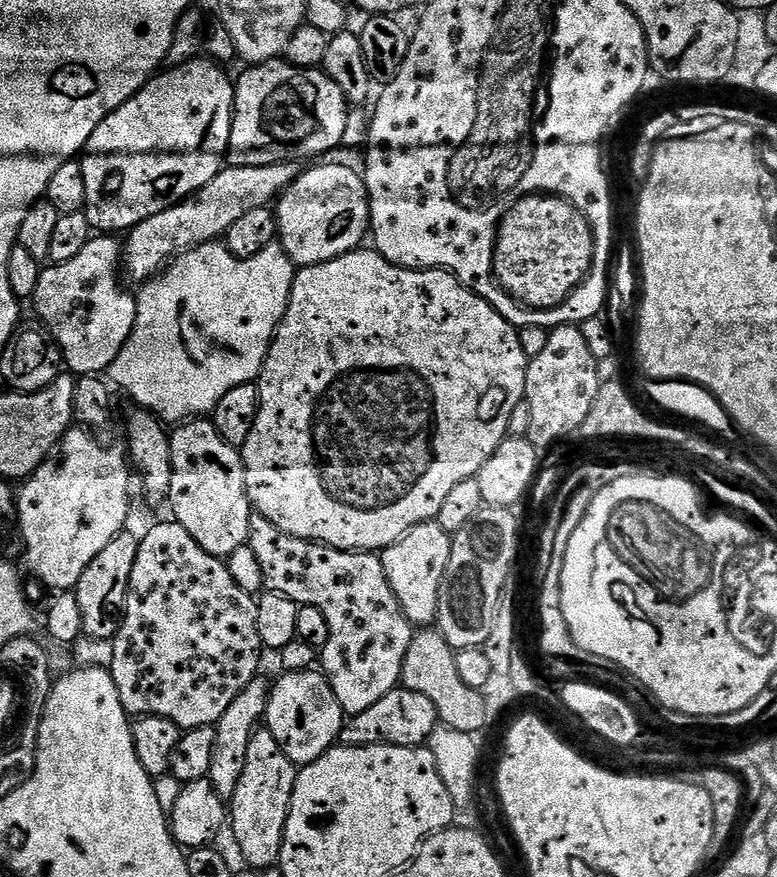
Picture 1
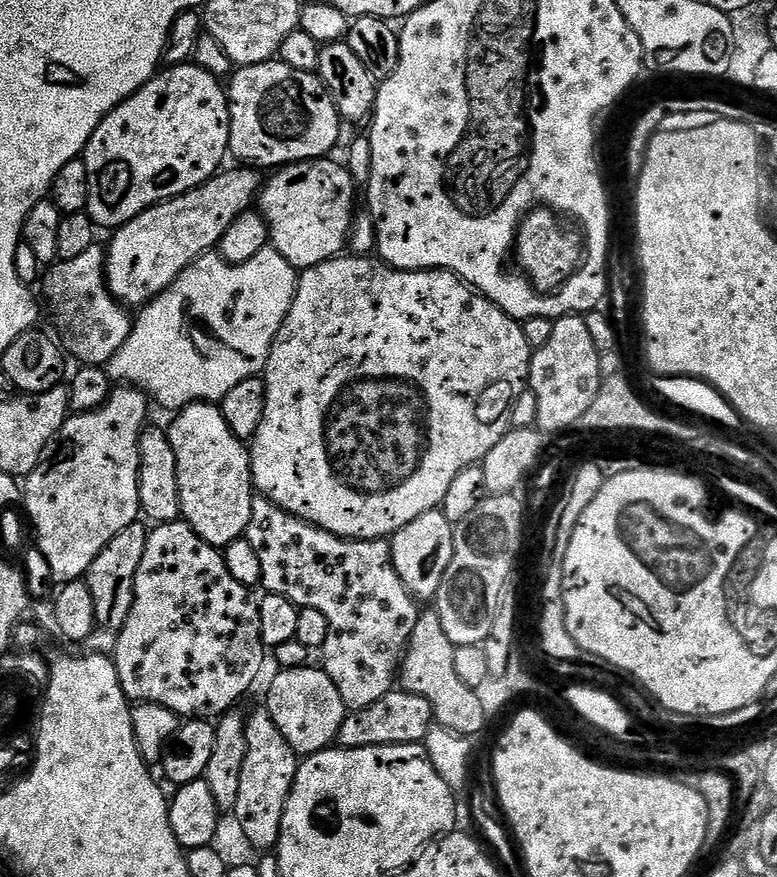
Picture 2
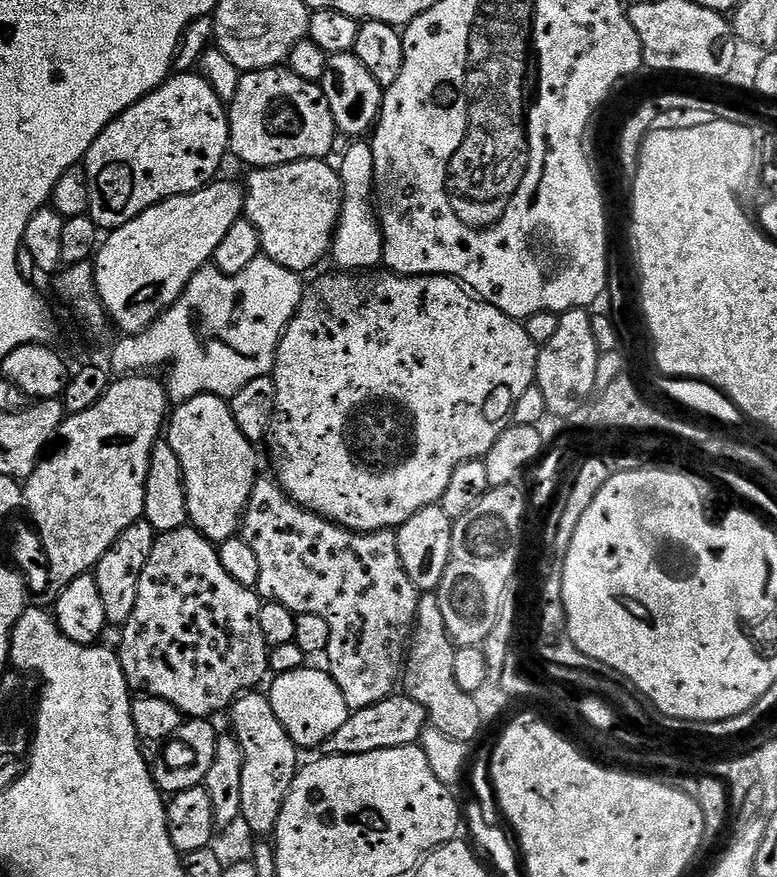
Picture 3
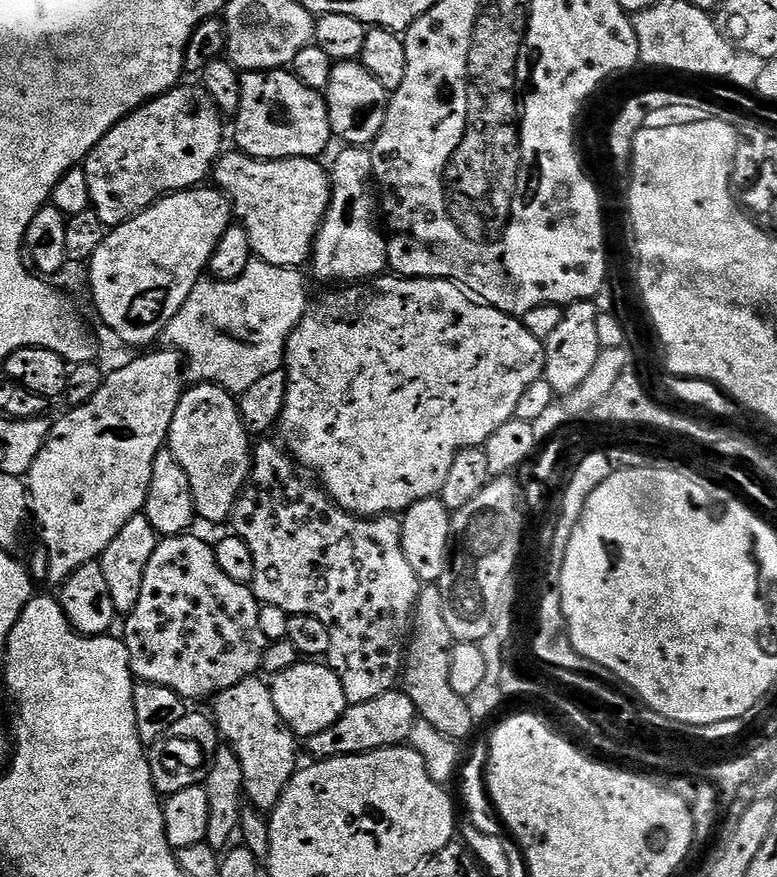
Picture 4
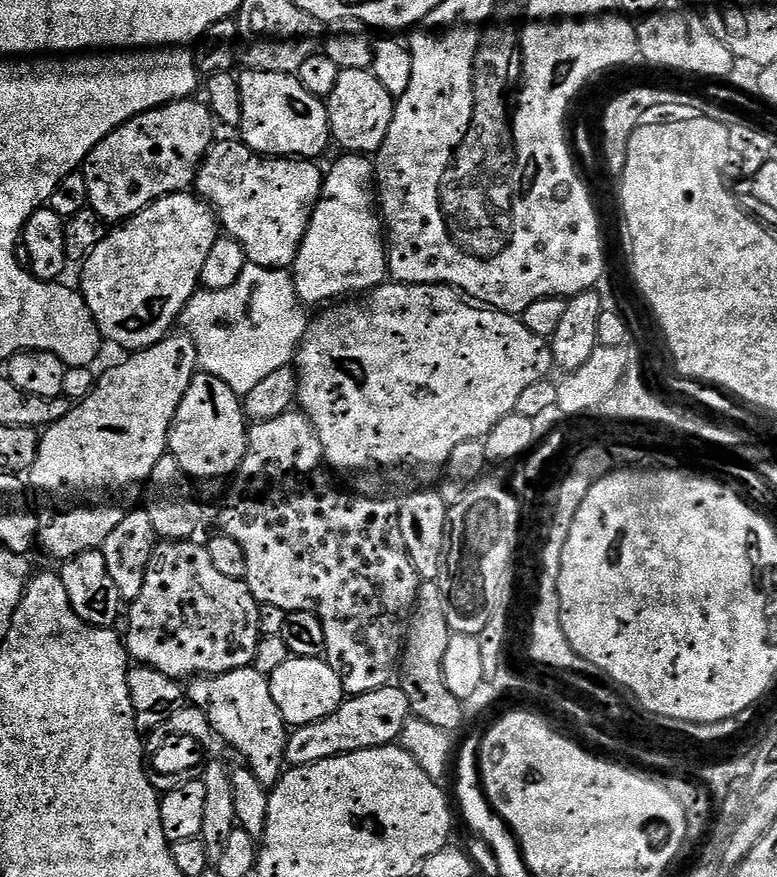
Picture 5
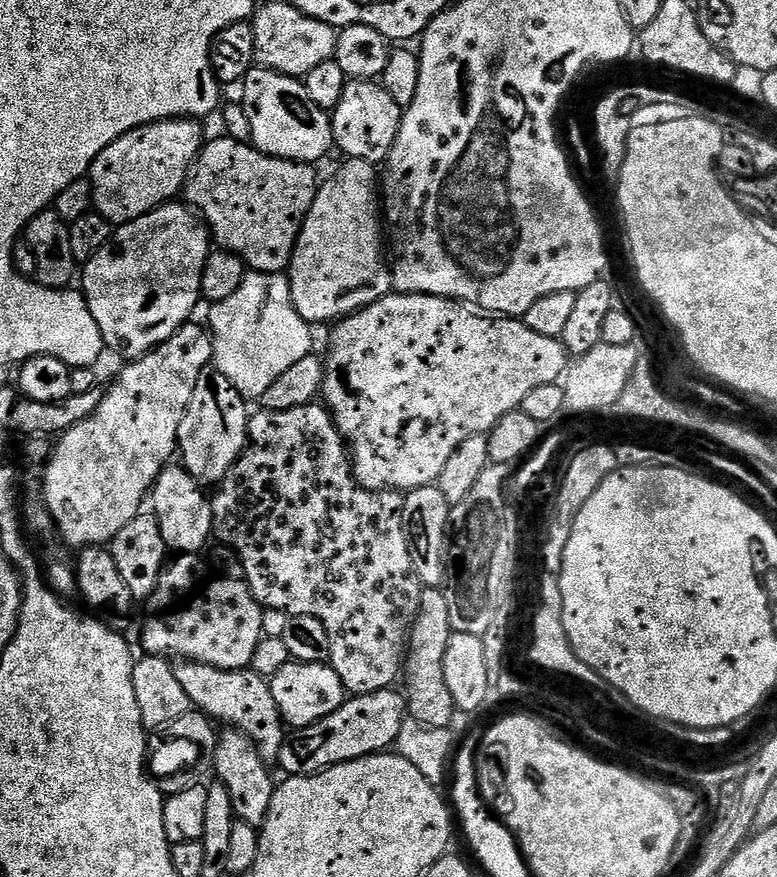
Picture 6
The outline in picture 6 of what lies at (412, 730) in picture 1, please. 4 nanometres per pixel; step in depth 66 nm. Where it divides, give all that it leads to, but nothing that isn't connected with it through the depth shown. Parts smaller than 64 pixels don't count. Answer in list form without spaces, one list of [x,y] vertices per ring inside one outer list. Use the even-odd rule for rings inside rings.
[[[383,688],[374,694],[352,696],[345,699],[344,705],[334,710],[334,714],[314,722],[308,728],[293,731],[284,741],[278,767],[288,776],[314,776],[318,772],[323,772],[325,768],[333,768],[335,764],[357,760],[363,756],[374,756],[378,752],[387,752],[395,745],[405,719],[406,700],[399,691]]]

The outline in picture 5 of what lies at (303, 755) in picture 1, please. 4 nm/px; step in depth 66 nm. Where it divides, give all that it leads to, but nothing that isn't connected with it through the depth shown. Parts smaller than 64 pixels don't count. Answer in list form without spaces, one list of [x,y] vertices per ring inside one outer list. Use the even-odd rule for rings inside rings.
[[[290,658],[282,666],[278,666],[278,670],[274,670],[268,681],[270,694],[274,694],[274,703],[278,705],[278,710],[282,710],[284,723],[293,729],[305,728],[333,716],[346,699],[342,678],[334,674],[324,658]]]

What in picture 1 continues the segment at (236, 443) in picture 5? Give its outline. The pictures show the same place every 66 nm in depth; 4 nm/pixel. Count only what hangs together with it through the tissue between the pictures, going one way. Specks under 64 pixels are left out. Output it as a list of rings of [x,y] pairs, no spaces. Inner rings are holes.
[[[197,418],[179,425],[170,439],[172,473],[167,507],[172,508],[171,519],[181,524],[206,554],[227,558],[234,554],[234,550],[247,545],[254,515],[248,501],[241,449],[230,446],[208,418]]]

